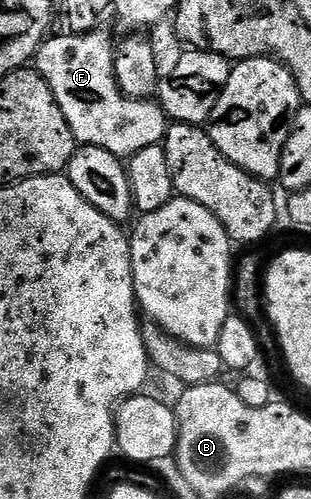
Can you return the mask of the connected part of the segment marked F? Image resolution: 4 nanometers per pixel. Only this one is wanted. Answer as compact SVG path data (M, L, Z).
M102 31L51 35L38 49L36 67L48 82L79 145L96 146L113 156L129 158L165 141L168 117L153 99L133 100L123 94L114 76L116 48L110 45L109 34Z

